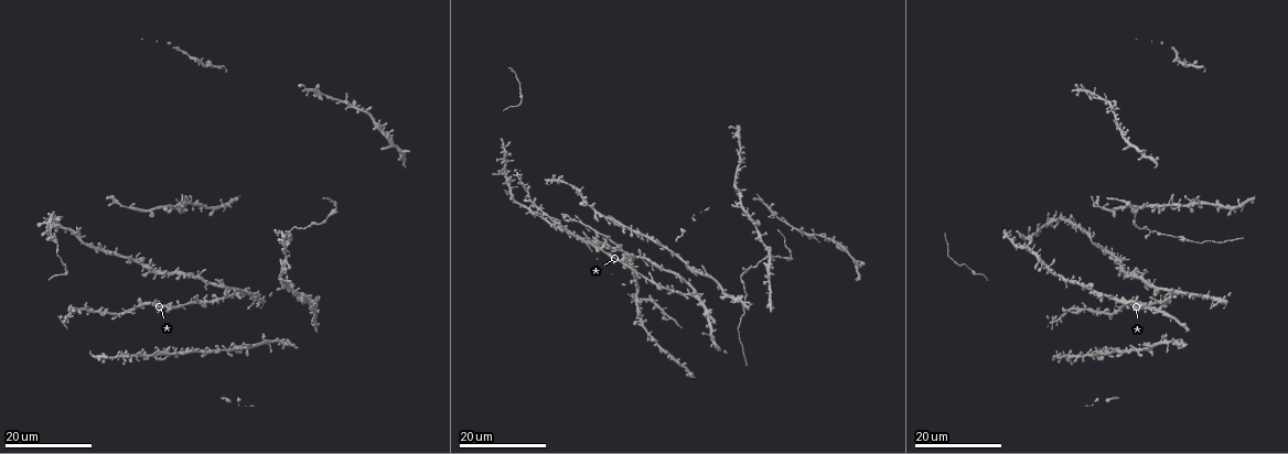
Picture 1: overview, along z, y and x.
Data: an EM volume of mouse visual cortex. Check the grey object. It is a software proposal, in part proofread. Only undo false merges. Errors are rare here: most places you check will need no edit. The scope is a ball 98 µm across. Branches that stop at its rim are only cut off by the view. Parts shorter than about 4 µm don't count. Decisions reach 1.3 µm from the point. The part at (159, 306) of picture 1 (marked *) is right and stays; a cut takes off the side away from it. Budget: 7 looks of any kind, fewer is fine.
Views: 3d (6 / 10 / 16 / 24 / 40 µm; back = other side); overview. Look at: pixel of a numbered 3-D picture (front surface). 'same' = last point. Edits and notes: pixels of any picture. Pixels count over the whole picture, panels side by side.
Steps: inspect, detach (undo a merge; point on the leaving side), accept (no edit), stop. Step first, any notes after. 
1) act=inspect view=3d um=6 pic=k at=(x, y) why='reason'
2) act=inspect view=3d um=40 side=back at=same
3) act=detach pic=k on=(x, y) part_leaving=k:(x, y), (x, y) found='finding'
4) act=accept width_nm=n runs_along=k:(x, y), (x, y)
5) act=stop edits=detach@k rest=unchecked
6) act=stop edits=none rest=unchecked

act=inspect view=3d um=24 pic=1 at=(1198, 201)

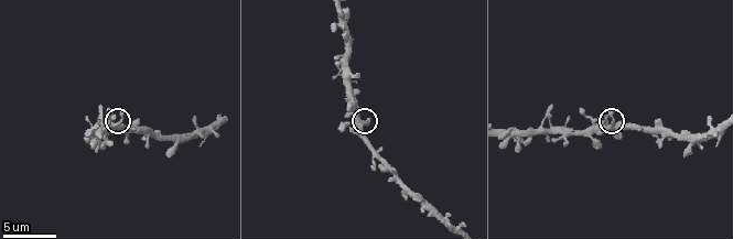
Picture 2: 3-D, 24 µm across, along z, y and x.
act=inspect view=3d um=6 pic=2 at=(361, 122)

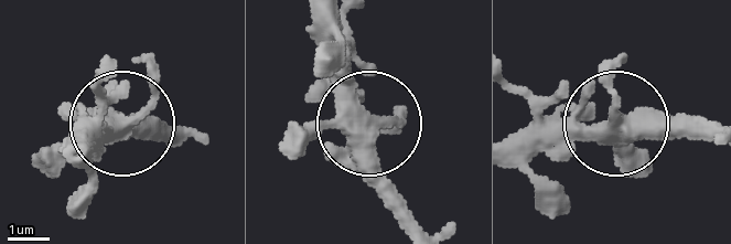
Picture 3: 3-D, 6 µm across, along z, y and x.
act=accept found='one cell here'

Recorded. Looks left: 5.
act=inspect view=3d um=6 pic=2 at=(550, 123)

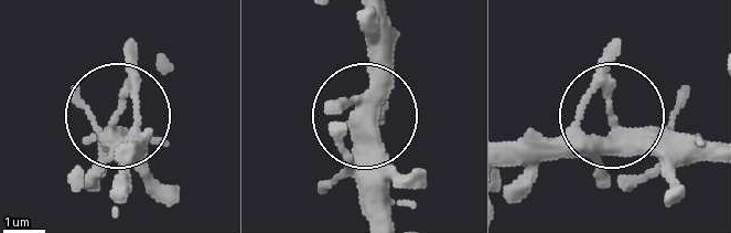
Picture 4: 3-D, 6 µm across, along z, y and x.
act=accept width_nm=330 found='all the same cell'

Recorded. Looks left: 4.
act=inspect view=3d um=24 pic=1 at=(1089, 232) why='looks like a crossing'

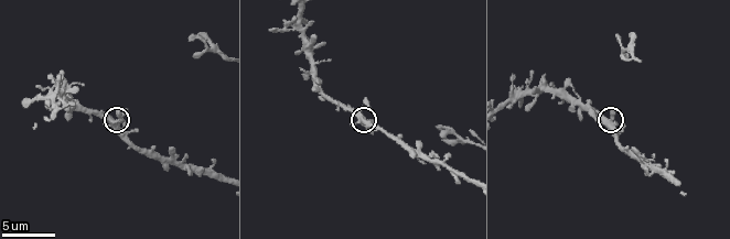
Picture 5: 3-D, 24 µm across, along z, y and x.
act=inspect view=3d um=10 pic=5 at=(609, 121)

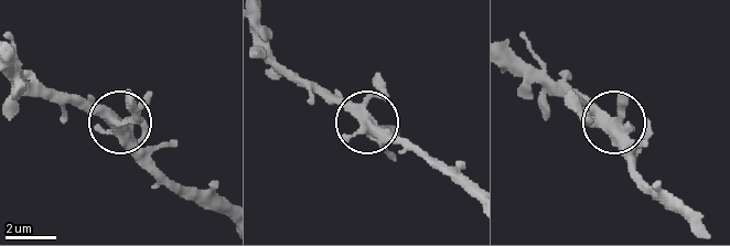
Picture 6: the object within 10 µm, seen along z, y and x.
act=accept width_nm=390 found='one cell here'

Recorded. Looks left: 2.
act=inspect view=3d um=16 pic=1 at=(51, 238) why='thin arm on a thick one'

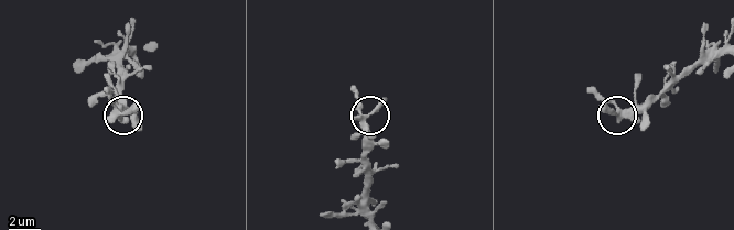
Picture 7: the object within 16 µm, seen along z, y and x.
act=inspect view=3d um=6 pic=7 at=(367, 116) why='closer look'

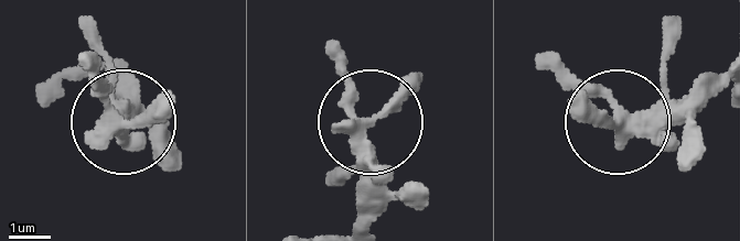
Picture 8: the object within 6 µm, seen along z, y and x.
act=accept runs_along=8:(125, 68), (125, 124), (86, 54) found='all the same cell'

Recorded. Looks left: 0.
act=stop edits=none rest=unchecked

